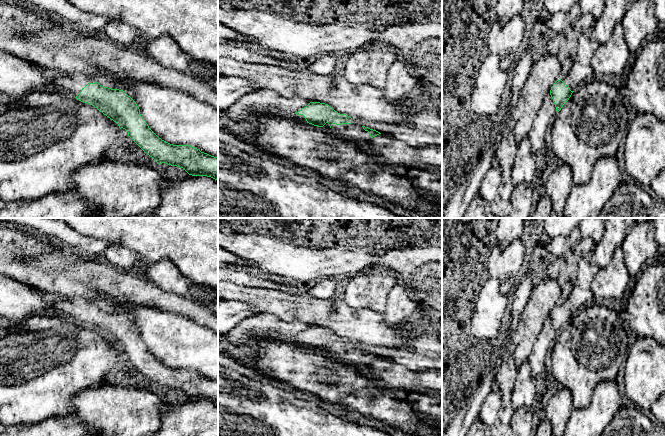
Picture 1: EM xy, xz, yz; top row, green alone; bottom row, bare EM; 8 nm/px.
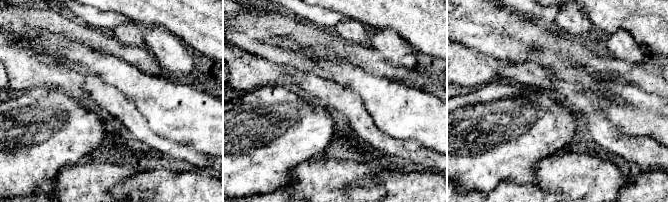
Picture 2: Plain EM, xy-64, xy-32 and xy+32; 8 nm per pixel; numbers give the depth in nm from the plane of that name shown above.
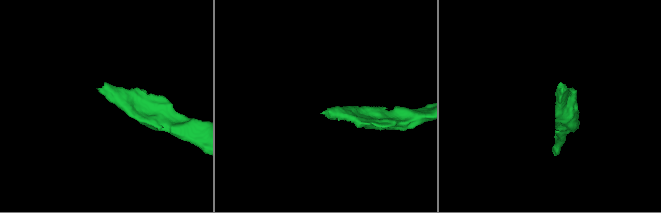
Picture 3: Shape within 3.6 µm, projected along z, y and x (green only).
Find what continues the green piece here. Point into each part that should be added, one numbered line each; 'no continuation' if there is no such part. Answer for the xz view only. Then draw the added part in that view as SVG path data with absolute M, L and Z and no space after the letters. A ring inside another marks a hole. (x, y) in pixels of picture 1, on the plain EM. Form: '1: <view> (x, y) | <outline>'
1: xz (353, 357) | M326 347L321 352L325 354L330 354L338 362L348 365L350 367L359 367L364 369L368 364L371 363L368 355L365 355L362 350L356 349L354 347L341 349L332 348L331 351L328 347Z

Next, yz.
1: yz (581, 297) | M592 251L579 260L572 290L561 302L571 315L577 314L578 311L588 308L596 302L592 294L591 283L599 268L592 263L591 253Z

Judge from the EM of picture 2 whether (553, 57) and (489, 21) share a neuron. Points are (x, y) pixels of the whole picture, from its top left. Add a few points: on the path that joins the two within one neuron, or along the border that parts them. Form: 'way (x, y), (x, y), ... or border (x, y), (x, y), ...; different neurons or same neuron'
way (538, 42), (516, 39), (505, 35); same neuron

